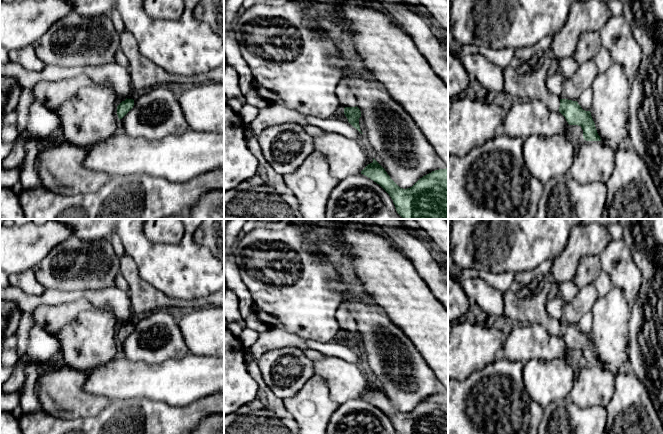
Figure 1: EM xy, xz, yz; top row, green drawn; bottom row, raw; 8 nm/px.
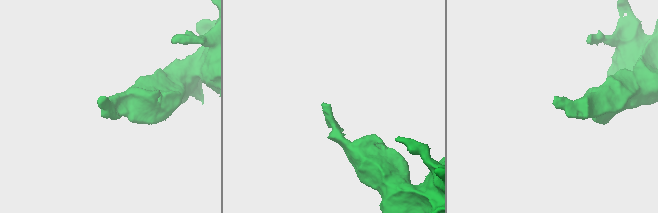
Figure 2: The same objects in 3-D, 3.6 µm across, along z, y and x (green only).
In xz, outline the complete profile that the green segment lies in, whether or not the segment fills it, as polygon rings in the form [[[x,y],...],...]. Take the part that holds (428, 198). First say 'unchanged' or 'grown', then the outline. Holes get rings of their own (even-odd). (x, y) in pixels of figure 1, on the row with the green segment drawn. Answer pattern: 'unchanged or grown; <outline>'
unchanged; [[[374,158],[361,174],[379,184],[389,194],[403,219],[448,219],[448,168],[432,171],[407,189],[400,188]]]

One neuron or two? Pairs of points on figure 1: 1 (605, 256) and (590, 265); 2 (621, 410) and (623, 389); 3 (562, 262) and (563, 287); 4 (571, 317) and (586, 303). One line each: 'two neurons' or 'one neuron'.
1: two neurons
2: one neuron
3: two neurons
4: one neuron

